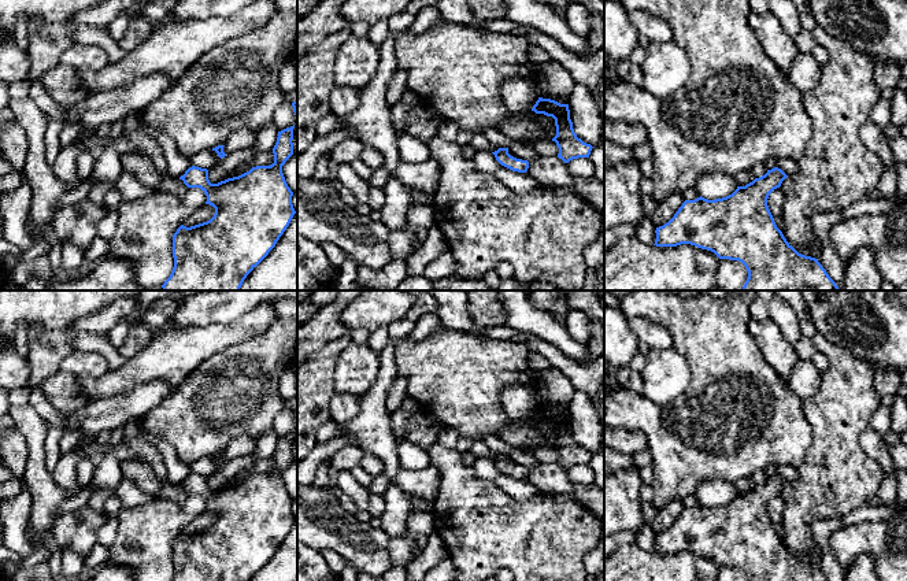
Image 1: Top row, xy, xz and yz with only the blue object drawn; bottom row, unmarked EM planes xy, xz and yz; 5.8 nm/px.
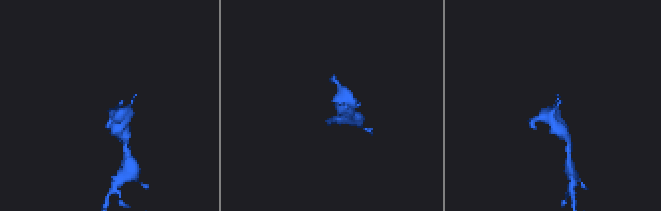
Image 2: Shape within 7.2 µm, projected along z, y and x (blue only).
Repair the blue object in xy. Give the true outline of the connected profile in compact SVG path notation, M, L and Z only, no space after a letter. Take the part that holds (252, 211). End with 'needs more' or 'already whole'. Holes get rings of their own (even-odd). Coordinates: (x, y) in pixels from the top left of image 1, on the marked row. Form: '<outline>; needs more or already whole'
M293 126L278 132L277 143L273 148L274 163L270 166L256 166L249 171L227 178L218 184L211 184L208 170L192 166L179 180L188 188L200 188L206 196L206 204L215 208L214 217L203 223L186 227L181 225L173 236L174 267L170 277L162 285L163 290L240 290L247 275L269 255L279 237L289 226L296 214L292 196L282 174L282 166L293 155Z; already whole

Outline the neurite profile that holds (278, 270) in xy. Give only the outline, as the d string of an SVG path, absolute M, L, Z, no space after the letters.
M297 211L275 247L247 275L240 290L297 290Z

